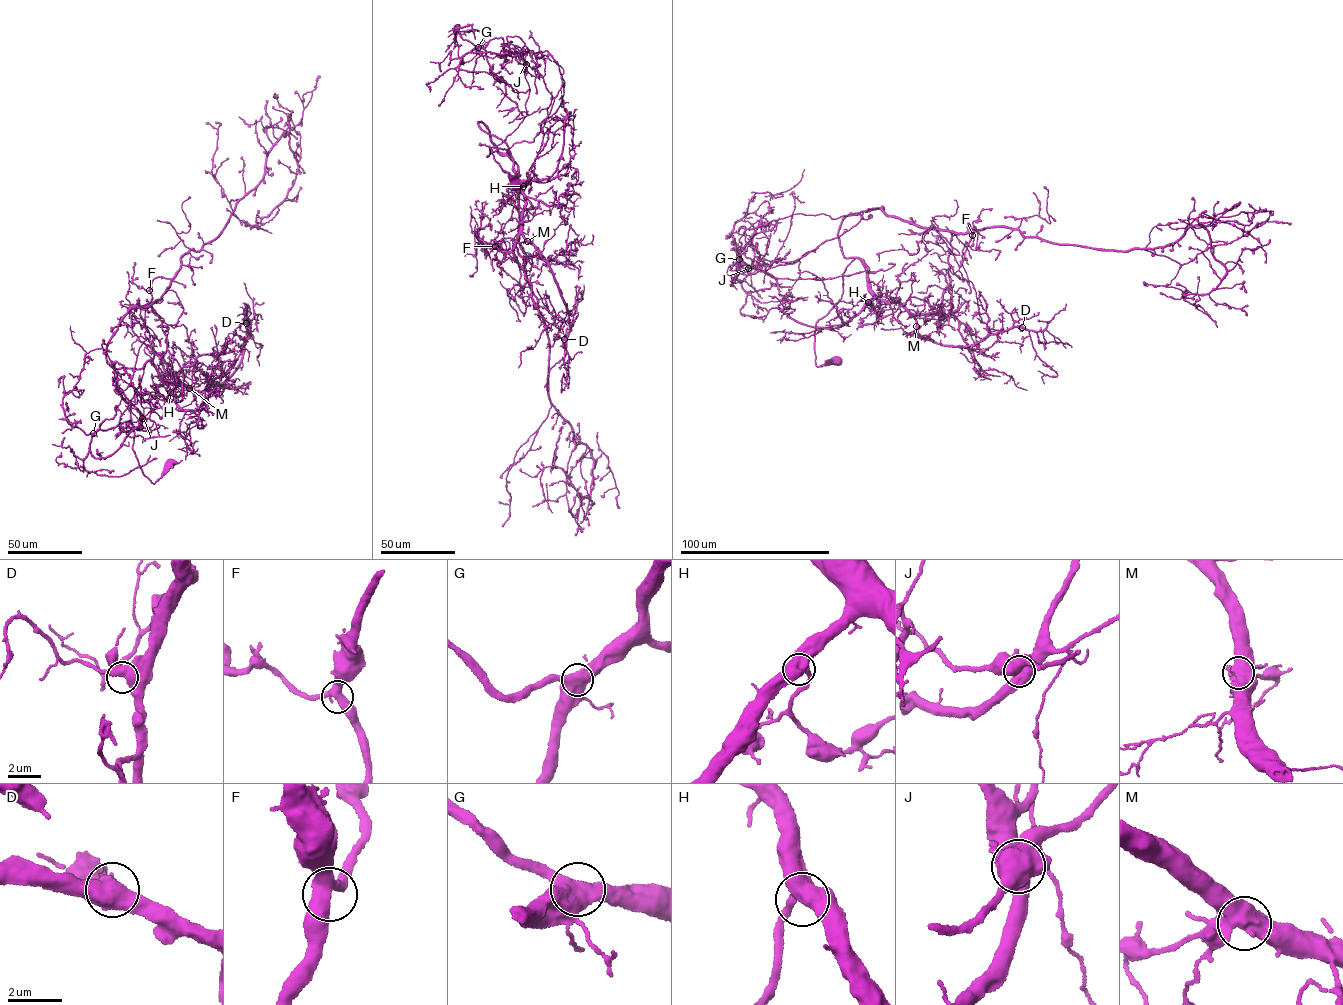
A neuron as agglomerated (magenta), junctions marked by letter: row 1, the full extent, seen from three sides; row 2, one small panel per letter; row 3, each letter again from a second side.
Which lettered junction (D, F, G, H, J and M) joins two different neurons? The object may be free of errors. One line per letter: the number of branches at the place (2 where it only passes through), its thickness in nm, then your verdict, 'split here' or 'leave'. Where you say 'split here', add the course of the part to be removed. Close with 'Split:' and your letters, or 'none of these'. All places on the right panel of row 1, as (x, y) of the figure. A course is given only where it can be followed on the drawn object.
D: branches 3; calibre 480 nm; leave
F: branches 3; calibre 460 nm; leave
G: branches 3; calibre 550 nm; leave
H: branches 3; calibre 480 nm; leave
J: branches 5; calibre 650 nm; split here; course (749, 268), (730, 284), (740, 257), (731, 249), (740, 248), (742, 226), (800, 213), (869, 218)
M: branches 3; calibre 550 nm; leave
Split: J

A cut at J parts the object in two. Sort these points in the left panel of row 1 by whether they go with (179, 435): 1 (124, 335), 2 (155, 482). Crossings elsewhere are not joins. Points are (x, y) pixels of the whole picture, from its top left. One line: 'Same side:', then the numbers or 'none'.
Same side: 1, 2

